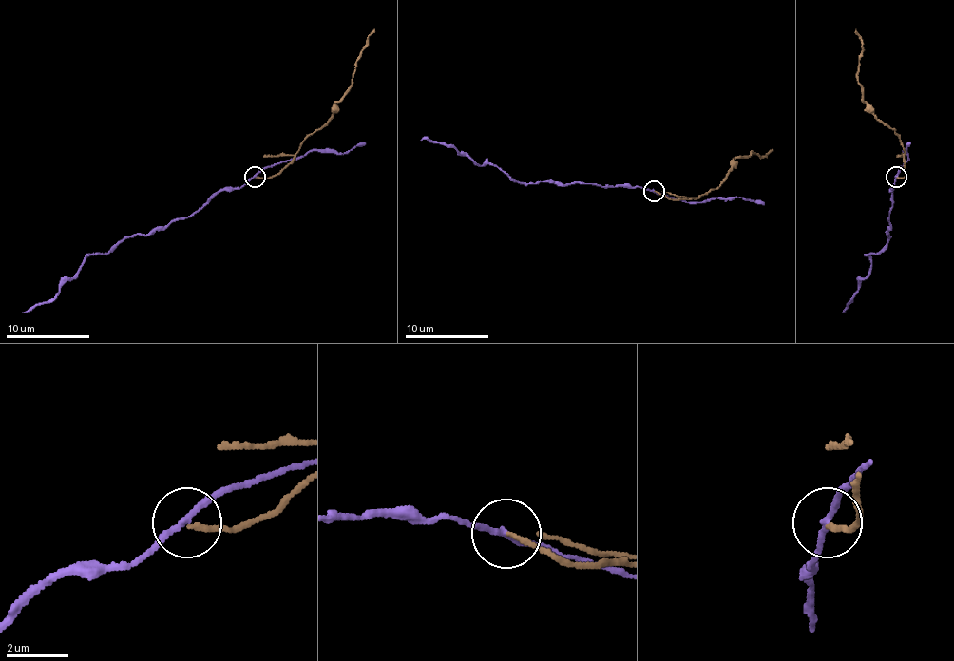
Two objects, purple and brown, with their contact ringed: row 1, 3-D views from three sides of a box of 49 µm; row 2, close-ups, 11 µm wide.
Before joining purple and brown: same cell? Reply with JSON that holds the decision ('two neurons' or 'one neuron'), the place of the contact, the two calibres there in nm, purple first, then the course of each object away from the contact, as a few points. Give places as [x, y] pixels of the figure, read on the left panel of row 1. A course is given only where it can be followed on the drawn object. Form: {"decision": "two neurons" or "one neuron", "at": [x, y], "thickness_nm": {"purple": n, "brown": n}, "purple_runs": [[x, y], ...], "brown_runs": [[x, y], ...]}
{"decision": "two neurons", "at": [255, 177], "thickness_nm": {"purple": 180, "brown": 140}, "purple_runs": [[256, 176], [241, 186], [220, 188], [186, 217], [122, 238], [107, 253], [88, 255], [53, 299], [22, 311]], "brown_runs": [[256, 178], [276, 176], [294, 159], [306, 138], [331, 117], [352, 84], [353, 63], [374, 29]]}

